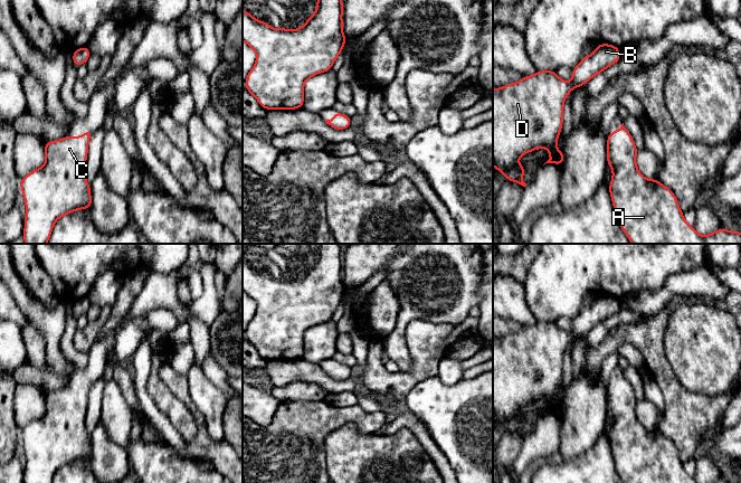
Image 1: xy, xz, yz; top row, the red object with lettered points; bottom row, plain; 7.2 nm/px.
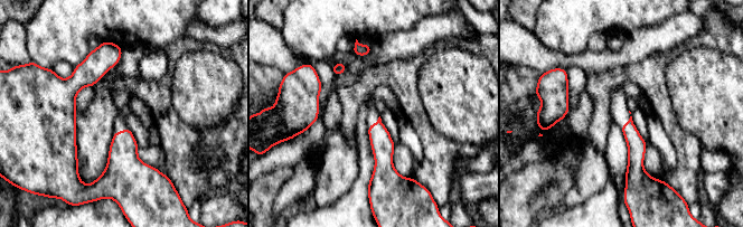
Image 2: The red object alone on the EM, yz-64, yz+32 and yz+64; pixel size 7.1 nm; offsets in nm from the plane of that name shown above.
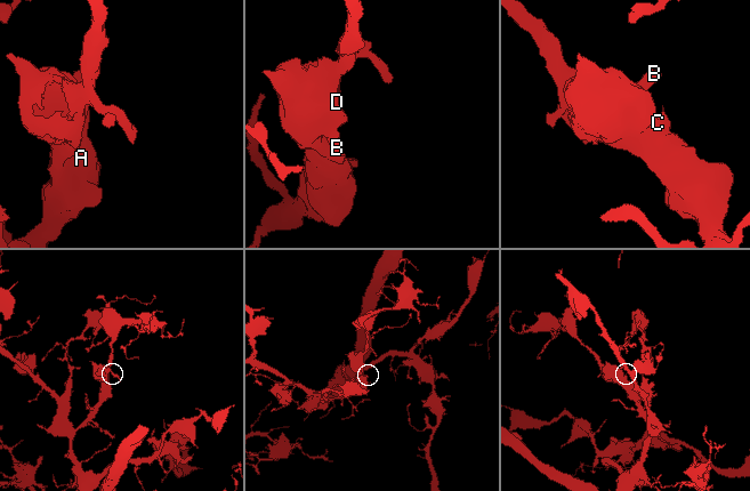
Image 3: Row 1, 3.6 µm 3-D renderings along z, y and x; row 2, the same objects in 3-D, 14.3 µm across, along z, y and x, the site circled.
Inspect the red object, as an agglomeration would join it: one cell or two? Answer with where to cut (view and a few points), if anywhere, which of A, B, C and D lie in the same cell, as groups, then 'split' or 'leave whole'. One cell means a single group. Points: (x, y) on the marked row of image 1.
no cut | A B C D | leave whole

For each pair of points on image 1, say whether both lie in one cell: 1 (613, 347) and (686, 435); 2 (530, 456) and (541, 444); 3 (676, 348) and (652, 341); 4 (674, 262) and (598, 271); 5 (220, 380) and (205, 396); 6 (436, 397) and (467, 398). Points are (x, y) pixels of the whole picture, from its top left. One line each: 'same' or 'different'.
1: same
2: same
3: different
4: same
5: different
6: same

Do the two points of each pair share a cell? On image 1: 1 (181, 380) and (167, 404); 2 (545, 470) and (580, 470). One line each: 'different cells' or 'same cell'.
1: different cells
2: same cell

